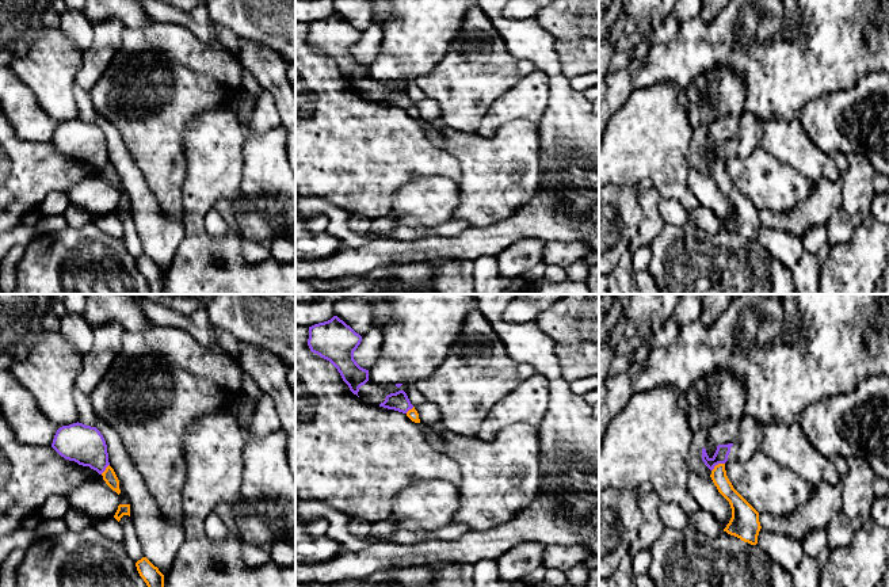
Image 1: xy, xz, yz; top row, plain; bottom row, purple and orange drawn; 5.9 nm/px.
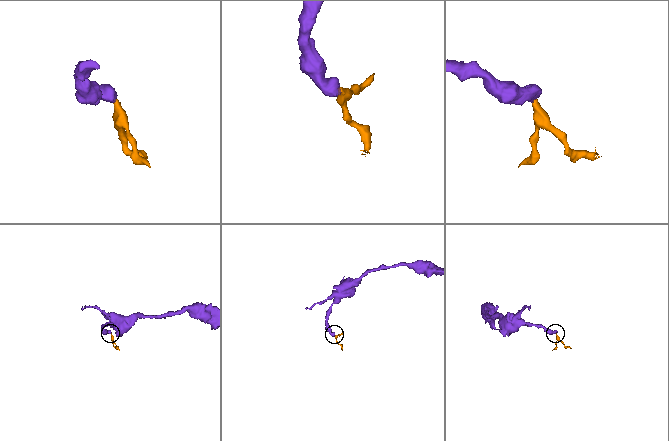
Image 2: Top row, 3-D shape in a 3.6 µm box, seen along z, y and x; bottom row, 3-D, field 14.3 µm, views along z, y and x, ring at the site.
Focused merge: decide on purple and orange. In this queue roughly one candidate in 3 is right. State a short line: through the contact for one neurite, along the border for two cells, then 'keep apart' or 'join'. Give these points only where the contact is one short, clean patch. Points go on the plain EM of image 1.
yz (724, 159), (718, 159), (712, 167) | keep apart

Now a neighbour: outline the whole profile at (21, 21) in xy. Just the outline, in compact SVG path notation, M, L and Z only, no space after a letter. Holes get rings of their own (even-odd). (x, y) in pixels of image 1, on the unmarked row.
M0 0L0 68L22 56L27 43L45 27L42 14L53 0Z

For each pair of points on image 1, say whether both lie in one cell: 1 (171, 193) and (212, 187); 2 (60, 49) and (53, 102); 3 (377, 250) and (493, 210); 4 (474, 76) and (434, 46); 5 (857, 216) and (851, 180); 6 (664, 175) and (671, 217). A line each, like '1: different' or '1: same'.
1: different
2: same
3: different
4: different
5: same
6: different

